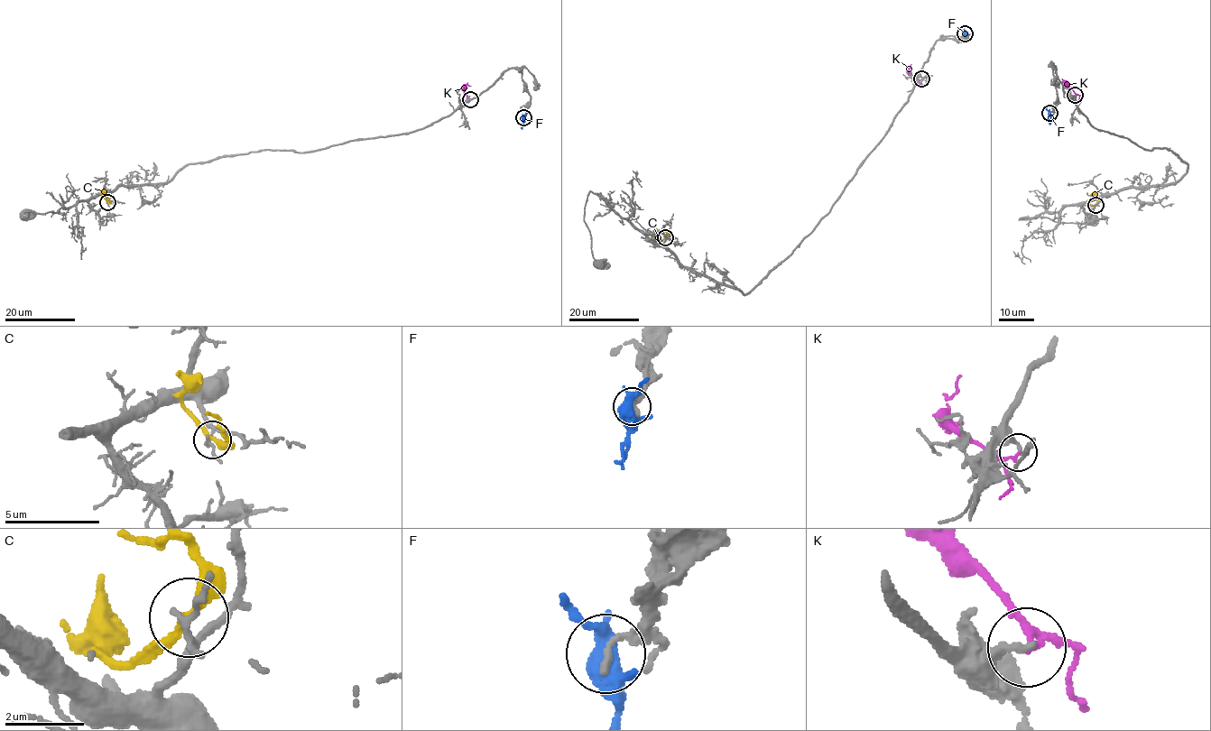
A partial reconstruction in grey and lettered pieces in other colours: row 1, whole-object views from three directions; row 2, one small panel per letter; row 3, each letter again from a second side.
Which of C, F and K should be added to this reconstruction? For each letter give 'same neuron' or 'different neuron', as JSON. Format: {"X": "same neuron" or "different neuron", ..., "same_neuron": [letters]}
{"C": "different neuron", "F": "different neuron", "K": "different neuron", "same_neuron": []}

